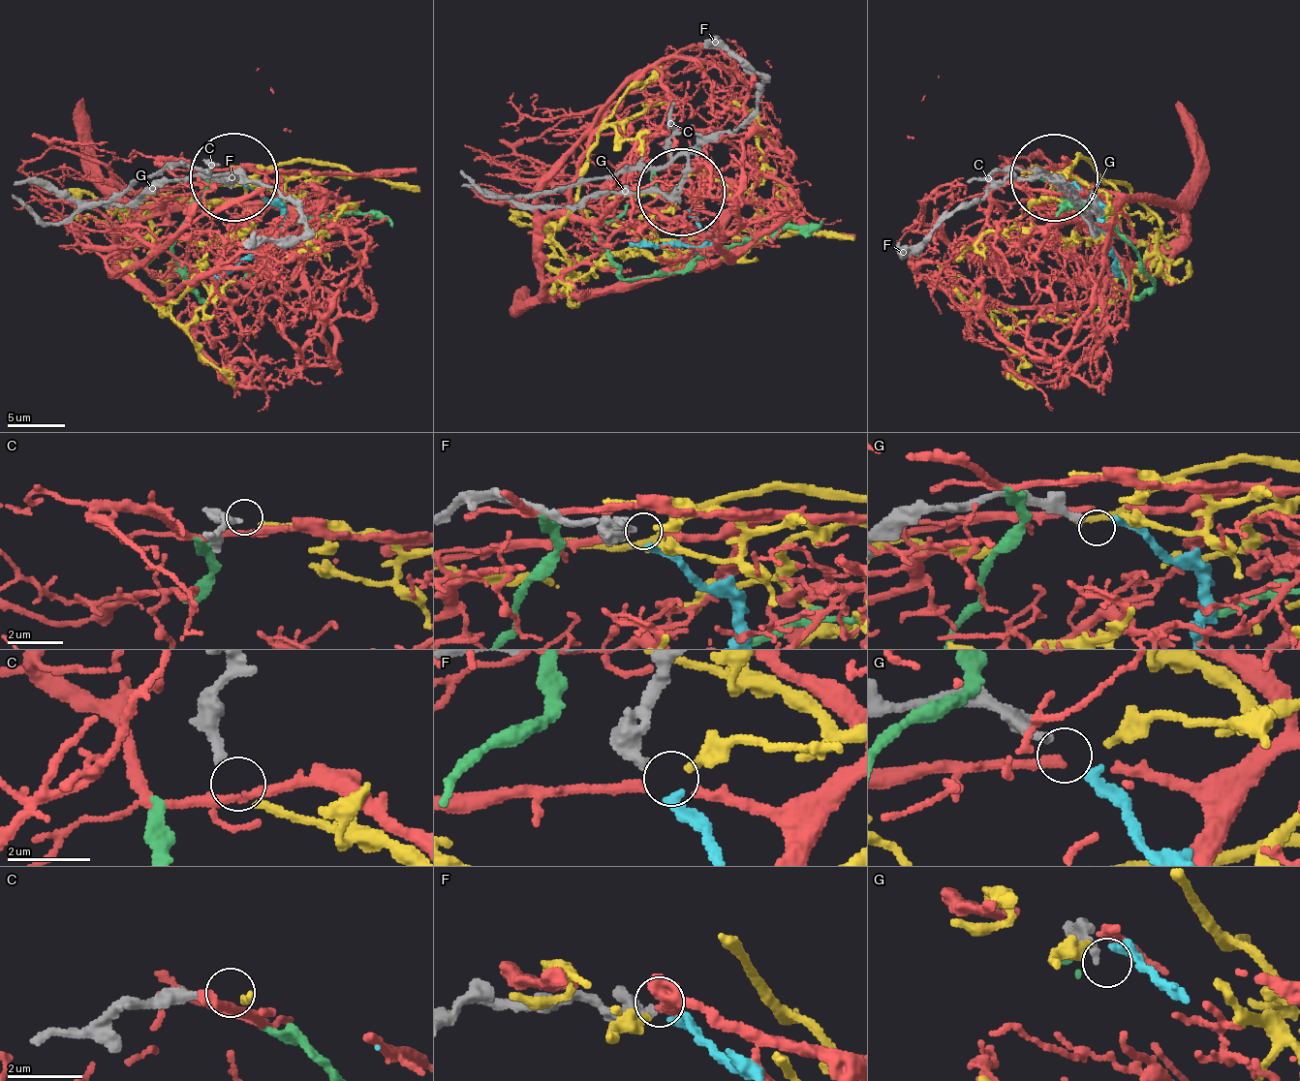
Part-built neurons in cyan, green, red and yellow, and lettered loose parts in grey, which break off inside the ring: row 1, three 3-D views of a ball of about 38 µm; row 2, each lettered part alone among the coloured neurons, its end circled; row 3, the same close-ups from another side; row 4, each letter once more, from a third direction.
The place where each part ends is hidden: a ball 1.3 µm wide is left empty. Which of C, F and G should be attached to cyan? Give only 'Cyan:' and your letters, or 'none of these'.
Cyan: F

